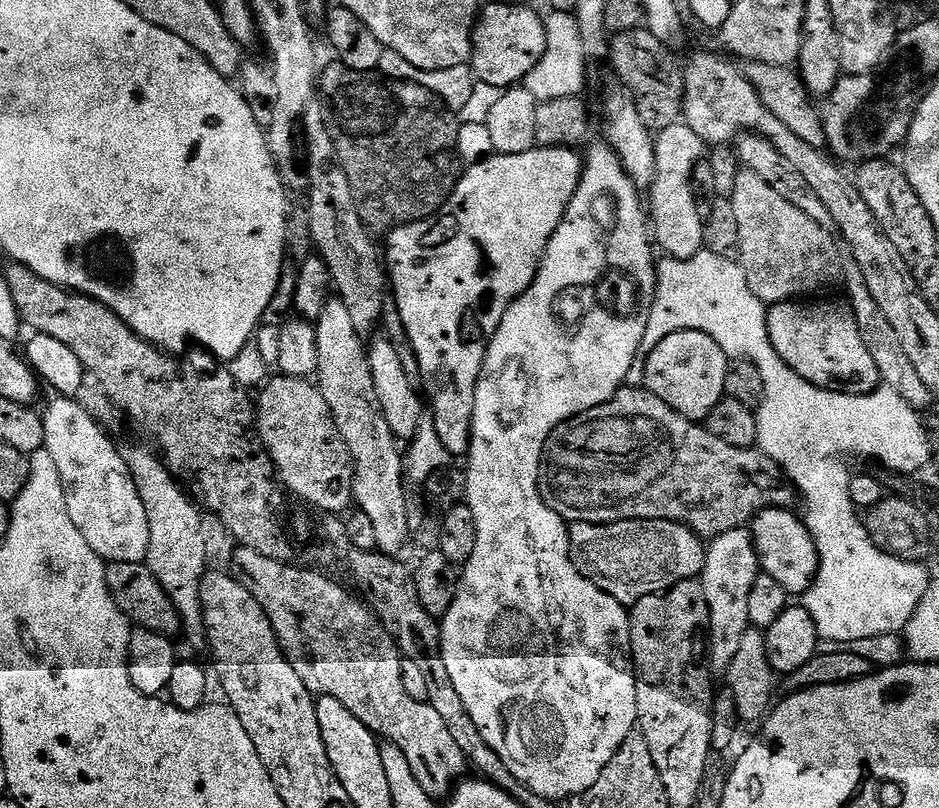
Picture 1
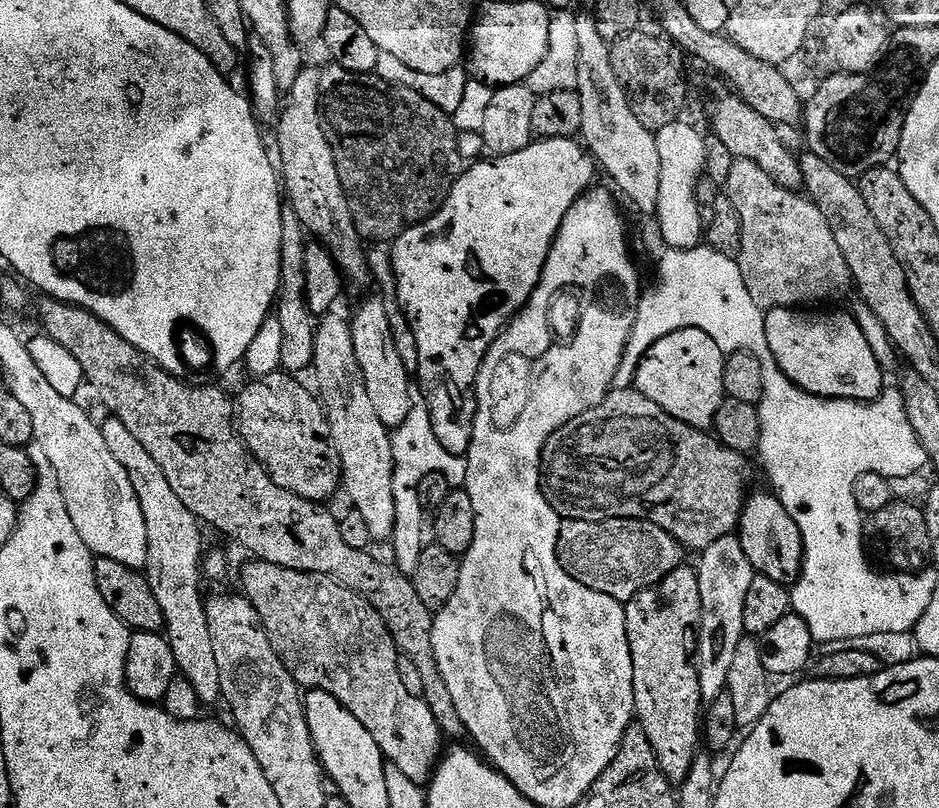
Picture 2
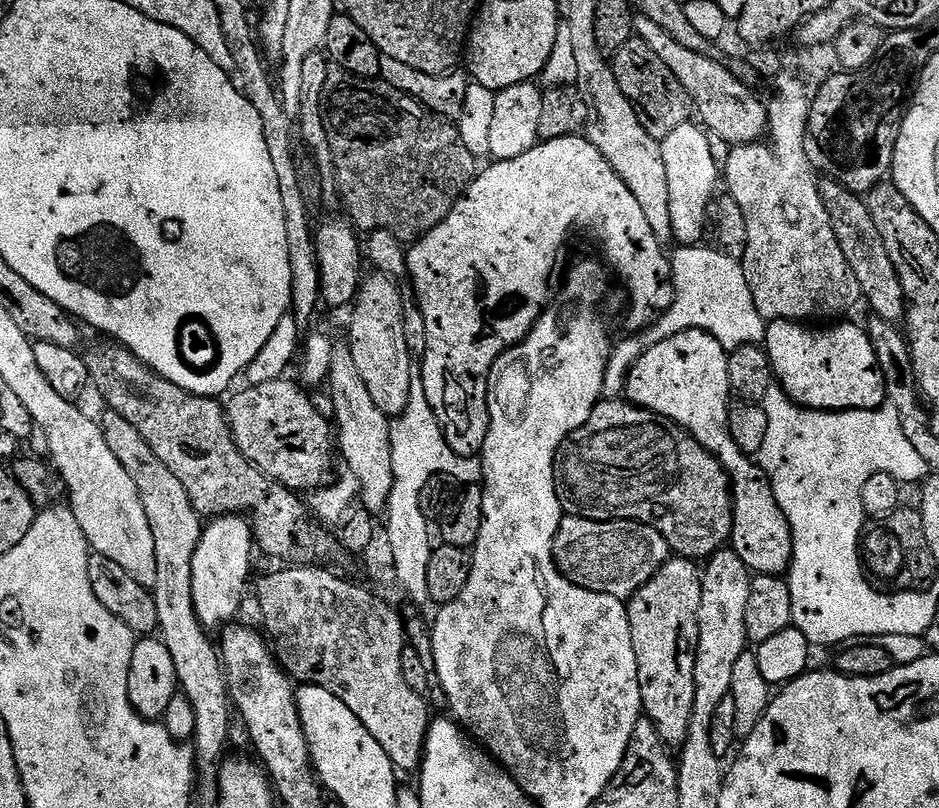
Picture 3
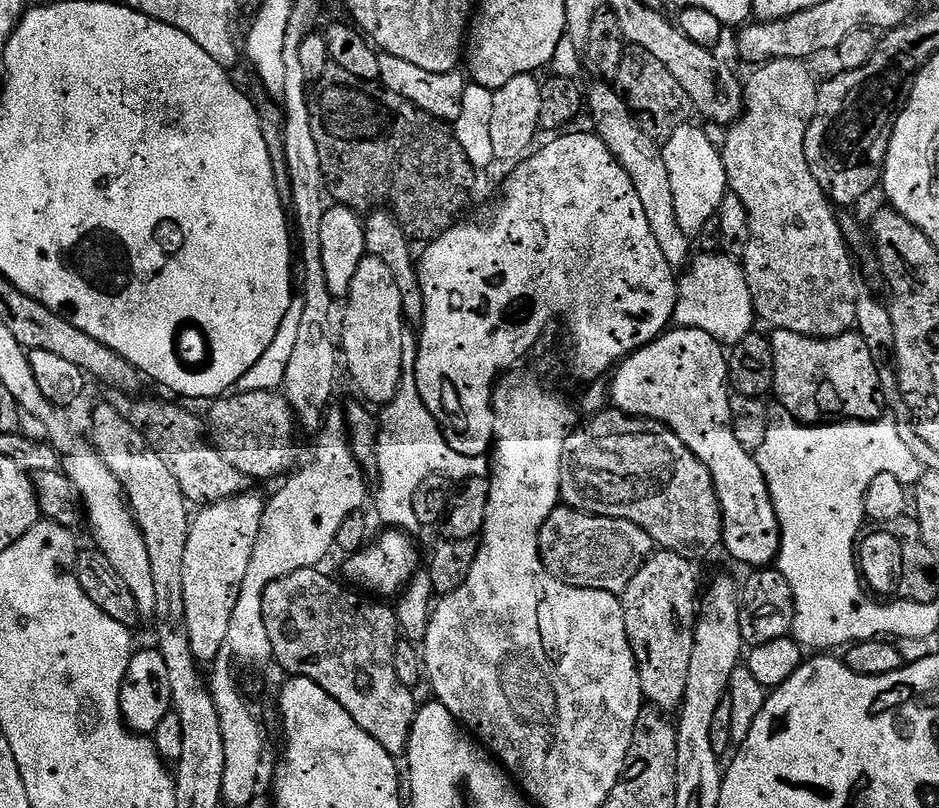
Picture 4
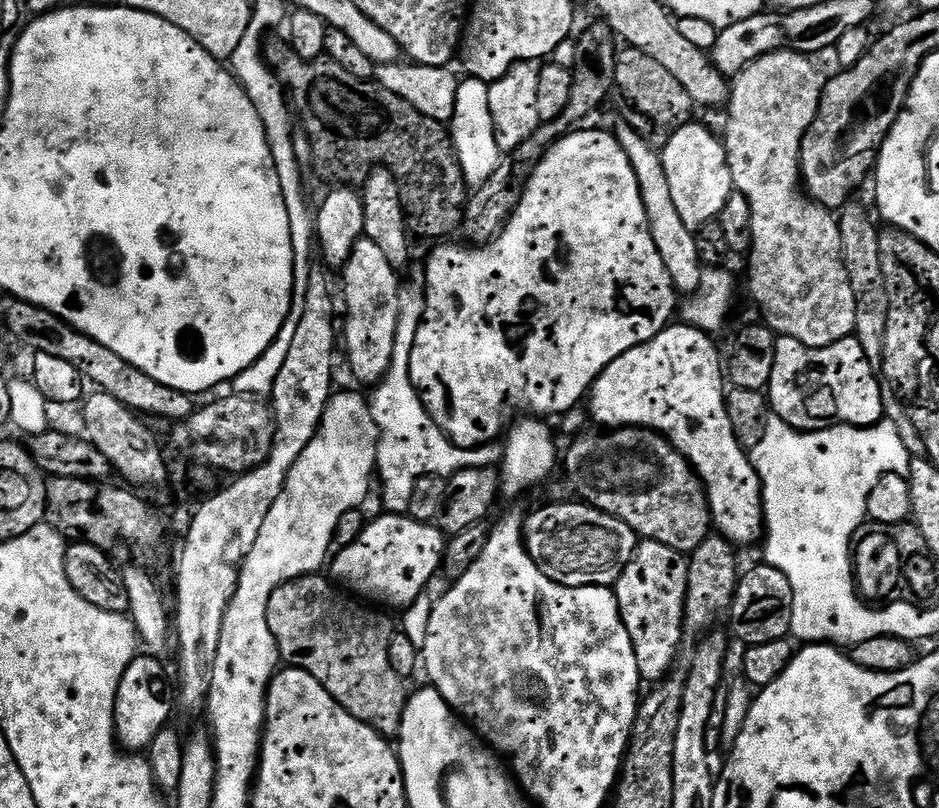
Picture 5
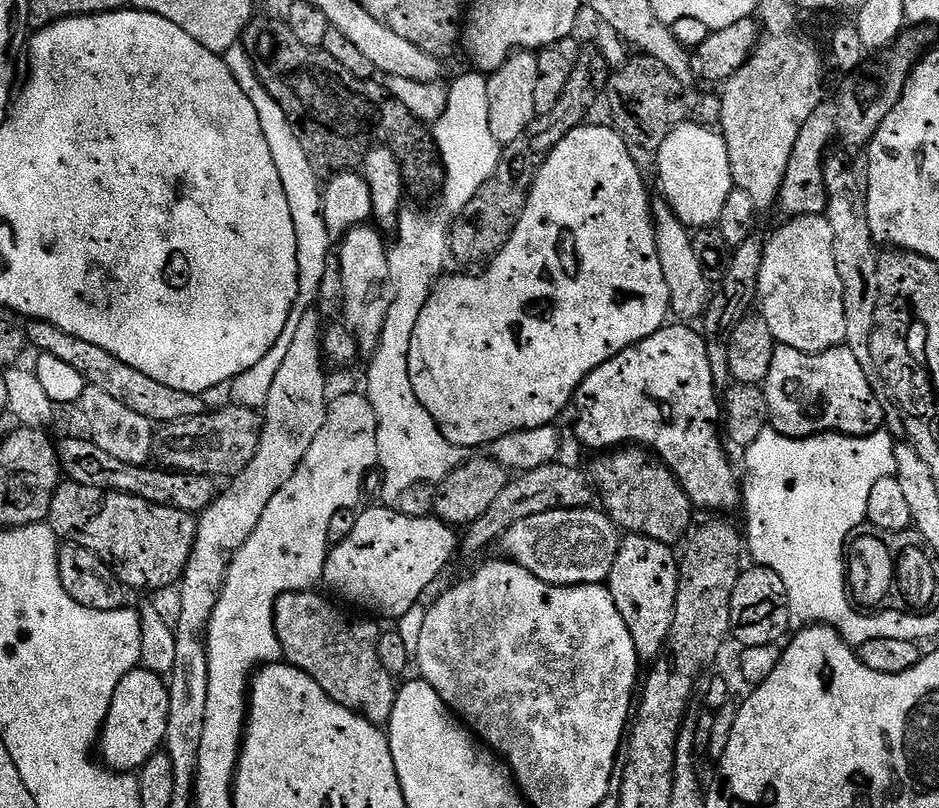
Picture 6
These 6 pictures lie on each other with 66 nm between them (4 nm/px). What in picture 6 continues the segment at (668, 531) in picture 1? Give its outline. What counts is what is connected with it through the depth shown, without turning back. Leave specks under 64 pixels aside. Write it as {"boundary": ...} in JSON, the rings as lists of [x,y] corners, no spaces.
{"boundary":[[[595,507],[574,510],[550,510],[546,514],[534,514],[534,518],[522,518],[518,526],[510,526],[502,537],[503,555],[513,564],[525,568],[534,578],[557,588],[575,589],[577,586],[604,584],[612,572],[622,543],[621,529],[603,510]]]}

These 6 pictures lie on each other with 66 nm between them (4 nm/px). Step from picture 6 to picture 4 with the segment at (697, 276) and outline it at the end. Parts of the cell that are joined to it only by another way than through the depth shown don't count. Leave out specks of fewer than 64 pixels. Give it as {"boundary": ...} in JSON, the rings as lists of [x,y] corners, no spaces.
{"boundary":[[[596,82],[586,92],[586,112],[592,115],[594,131],[606,142],[610,154],[630,174],[630,182],[634,182],[634,190],[638,190],[638,199],[642,202],[642,210],[650,222],[650,234],[658,241],[666,262],[670,262],[673,270],[680,270],[689,263],[688,244],[690,238],[678,226],[678,216],[674,214],[674,190],[670,190],[670,170],[666,170],[666,158],[661,145],[644,131],[639,119],[628,107],[624,97],[608,82]]]}

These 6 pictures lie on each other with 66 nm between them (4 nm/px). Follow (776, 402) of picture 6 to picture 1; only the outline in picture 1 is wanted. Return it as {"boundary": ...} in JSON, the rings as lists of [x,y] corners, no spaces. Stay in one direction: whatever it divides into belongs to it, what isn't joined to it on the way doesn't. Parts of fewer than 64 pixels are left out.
{"boundary":[[[795,299],[787,300],[781,304],[774,304],[768,308],[768,333],[770,334],[770,342],[774,346],[774,350],[778,350],[778,354],[786,362],[786,366],[790,366],[790,370],[794,370],[794,374],[806,378],[806,382],[810,382],[819,388],[828,388],[832,392],[848,392],[852,396],[865,396],[866,394],[870,394],[875,388],[881,387],[880,371],[874,362],[874,358],[870,358],[870,350],[866,350],[866,342],[862,342],[862,334],[858,330],[858,322],[854,318],[851,307],[844,302],[841,302],[841,304],[808,303],[812,302],[801,302],[799,299]]]}

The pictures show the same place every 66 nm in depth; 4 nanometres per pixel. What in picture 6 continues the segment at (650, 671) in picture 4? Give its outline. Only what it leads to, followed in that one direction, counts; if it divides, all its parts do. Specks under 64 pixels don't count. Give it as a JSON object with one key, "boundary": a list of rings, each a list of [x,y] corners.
{"boundary":[[[625,535],[618,550],[618,558],[606,581],[607,590],[614,598],[614,606],[618,606],[618,614],[622,614],[622,622],[626,622],[630,638],[634,638],[636,654],[641,661],[655,661],[664,651],[670,626],[674,622],[680,565],[677,553],[675,556],[672,552],[675,551],[669,545],[657,540]]]}

